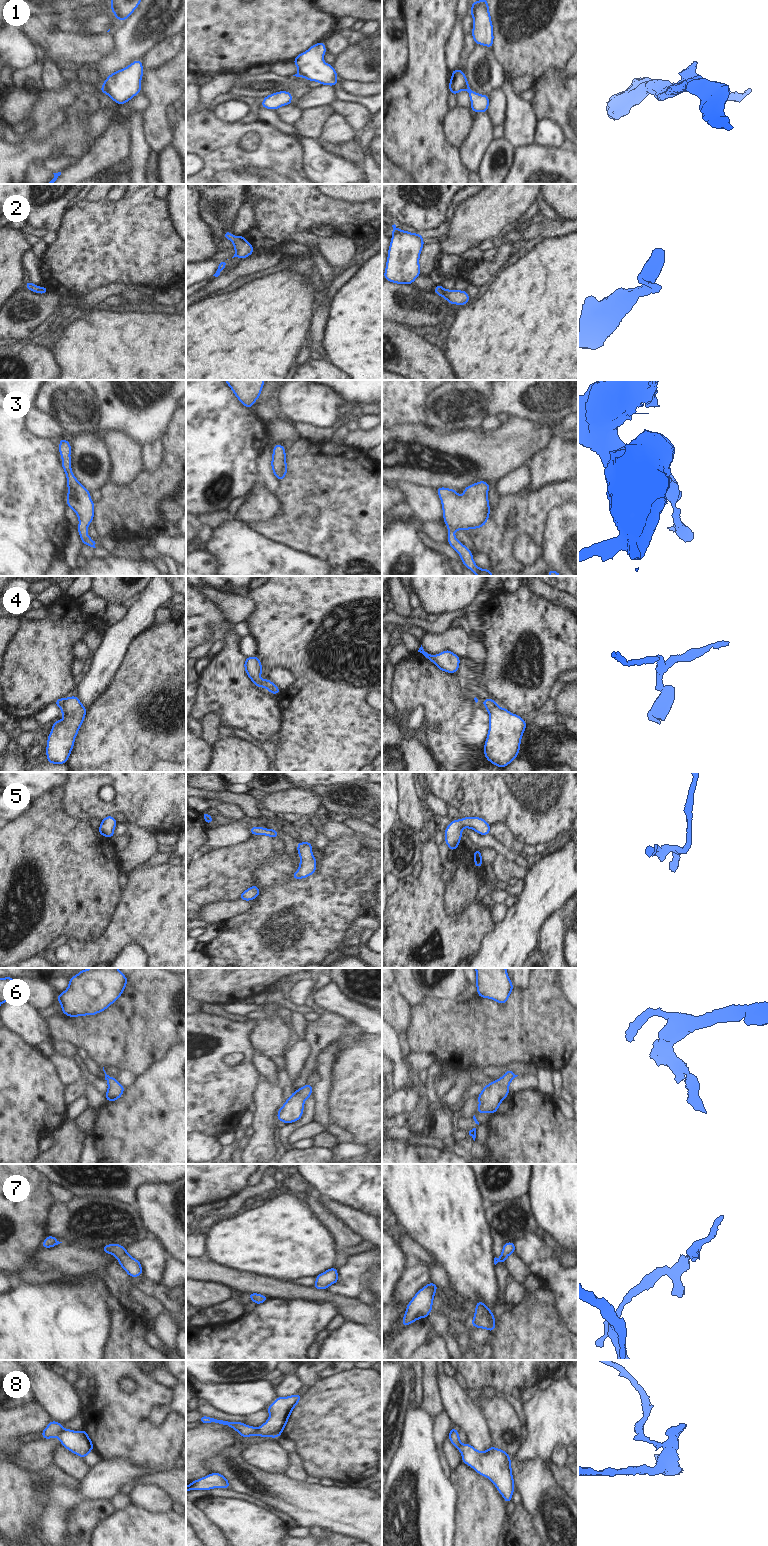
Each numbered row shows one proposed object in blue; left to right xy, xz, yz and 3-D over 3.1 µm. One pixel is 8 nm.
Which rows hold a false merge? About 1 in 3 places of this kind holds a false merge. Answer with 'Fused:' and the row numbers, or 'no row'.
Fused: 1, 8.

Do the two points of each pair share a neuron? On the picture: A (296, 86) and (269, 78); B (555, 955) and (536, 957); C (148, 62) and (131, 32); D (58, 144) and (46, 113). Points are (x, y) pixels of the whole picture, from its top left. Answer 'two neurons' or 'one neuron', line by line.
A: one neuron
B: two neurons
C: two neurons
D: two neurons

